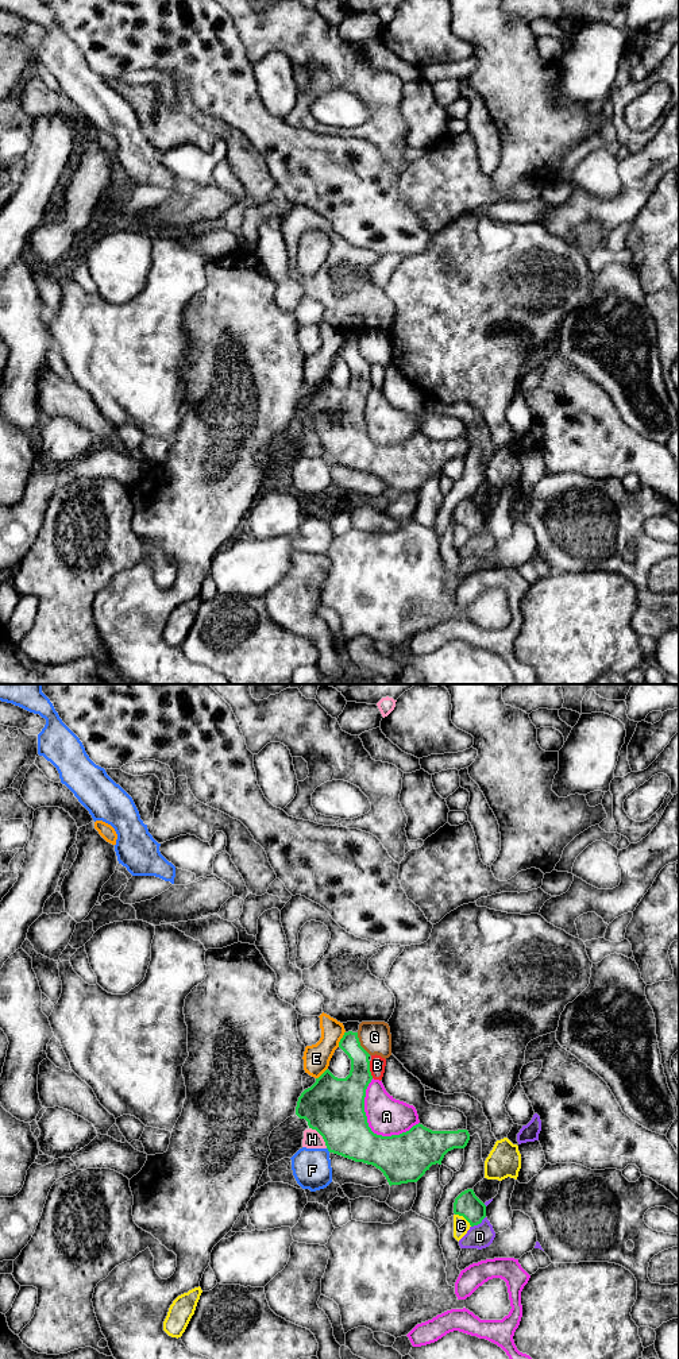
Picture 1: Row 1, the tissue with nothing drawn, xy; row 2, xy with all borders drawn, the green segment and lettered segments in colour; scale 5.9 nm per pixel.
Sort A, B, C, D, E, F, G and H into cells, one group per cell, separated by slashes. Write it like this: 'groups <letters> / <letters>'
groups A / B / C G / D / E / F / H

